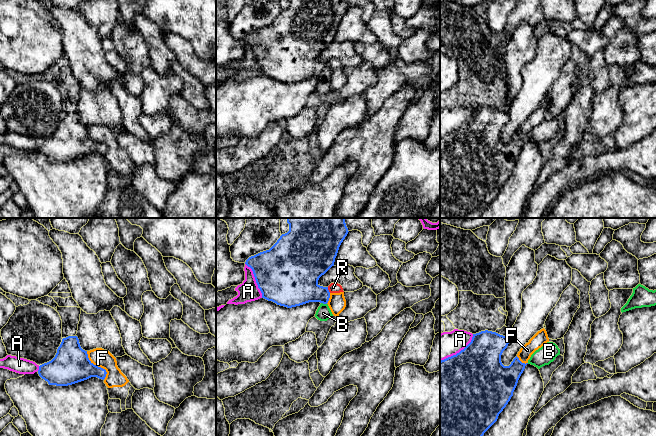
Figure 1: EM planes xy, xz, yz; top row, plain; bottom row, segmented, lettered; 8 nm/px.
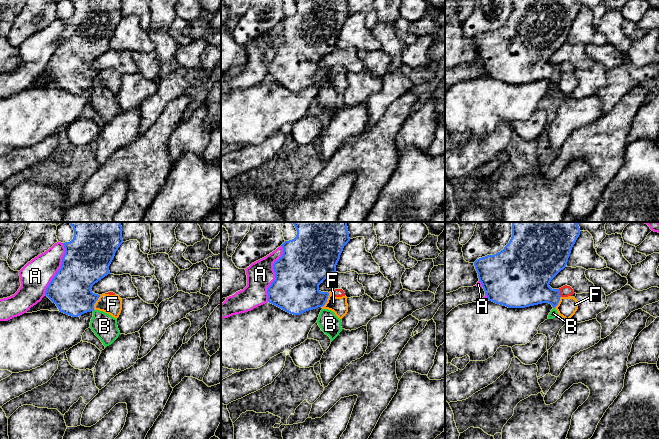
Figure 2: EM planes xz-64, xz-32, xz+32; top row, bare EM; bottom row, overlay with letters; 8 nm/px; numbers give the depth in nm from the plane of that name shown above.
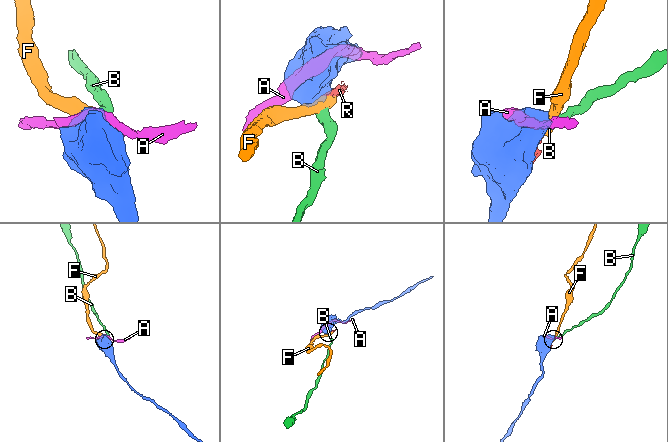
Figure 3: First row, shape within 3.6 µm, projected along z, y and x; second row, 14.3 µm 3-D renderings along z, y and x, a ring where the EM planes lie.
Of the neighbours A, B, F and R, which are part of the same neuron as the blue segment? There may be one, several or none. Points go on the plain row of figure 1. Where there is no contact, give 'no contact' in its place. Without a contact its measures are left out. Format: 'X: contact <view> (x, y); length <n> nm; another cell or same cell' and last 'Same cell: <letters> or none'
A: contact yz (459, 128); length 340 nm; another cell
B: contact xz (324, 79); length 50 nm; same cell
F: contact xy (97, 142); length 280 nm; another cell
R: contact xz (328, 66); length 50 nm; another cell
Same cell: B

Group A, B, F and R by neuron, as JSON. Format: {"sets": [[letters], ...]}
{"sets": [["A"], ["B"], ["F", "R"]]}

